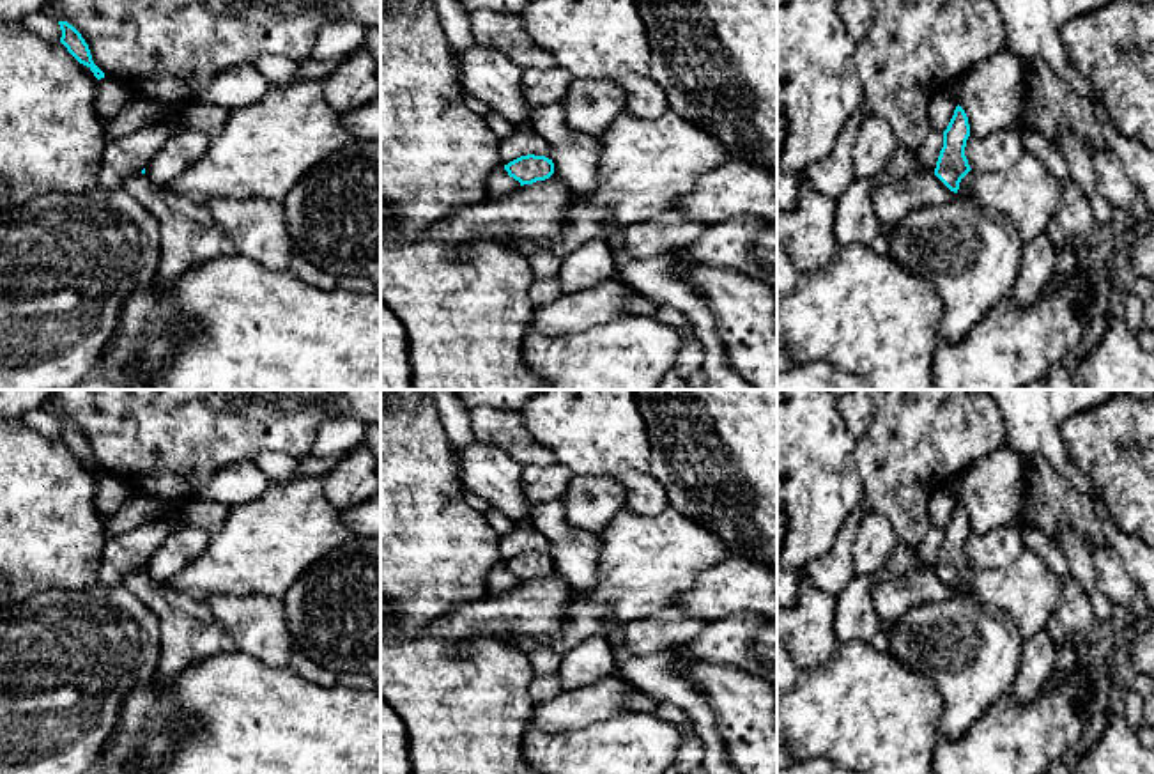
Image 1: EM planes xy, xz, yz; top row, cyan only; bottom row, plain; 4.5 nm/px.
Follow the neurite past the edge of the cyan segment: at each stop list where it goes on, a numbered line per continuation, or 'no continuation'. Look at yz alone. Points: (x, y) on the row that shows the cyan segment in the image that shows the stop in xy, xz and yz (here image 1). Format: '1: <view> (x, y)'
no continuation

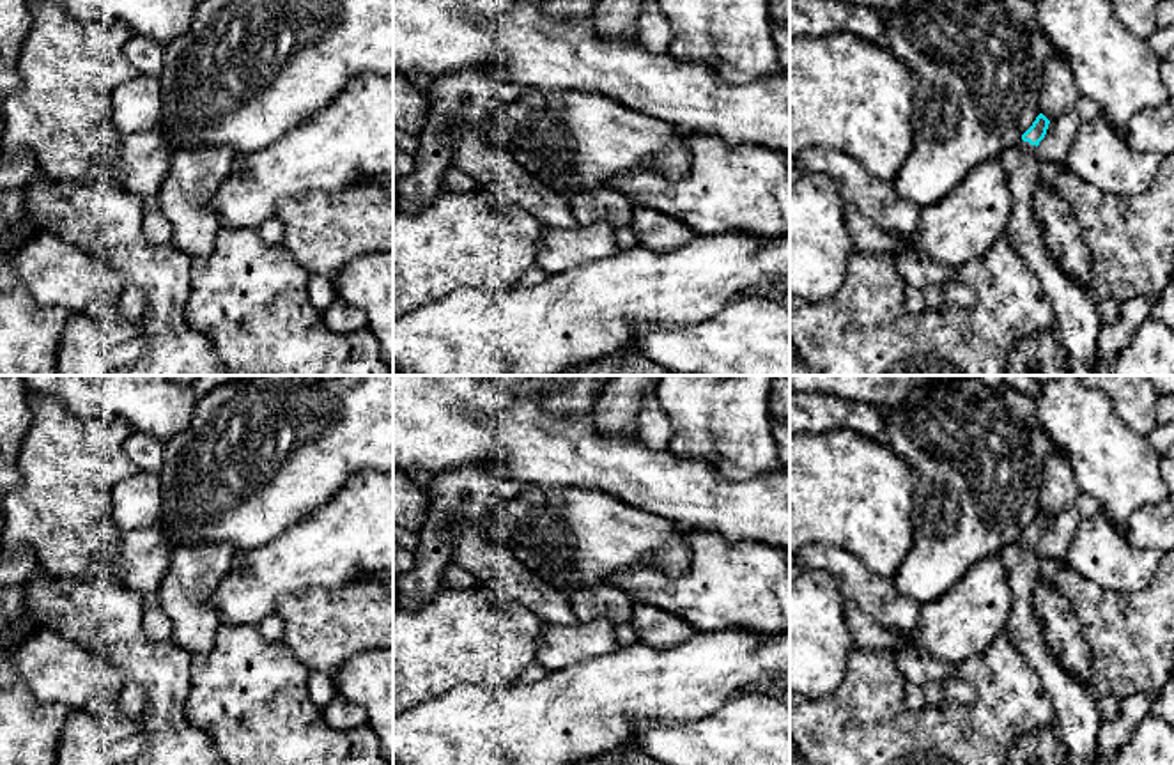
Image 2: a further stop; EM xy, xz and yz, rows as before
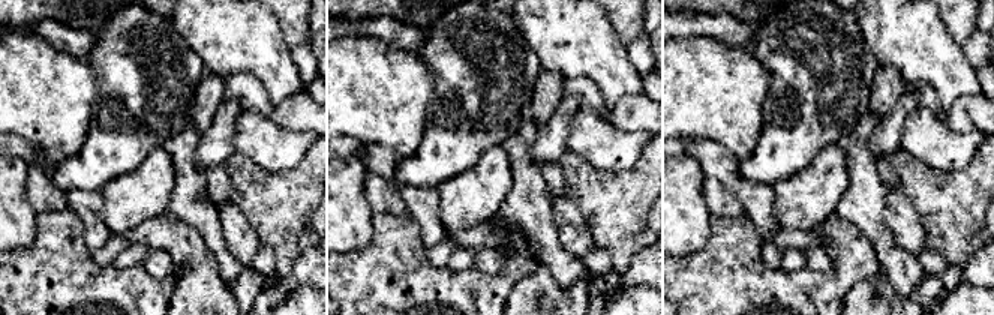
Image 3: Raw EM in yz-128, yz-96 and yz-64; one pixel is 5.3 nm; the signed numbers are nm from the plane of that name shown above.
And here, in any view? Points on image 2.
1: yz (1077, 323)

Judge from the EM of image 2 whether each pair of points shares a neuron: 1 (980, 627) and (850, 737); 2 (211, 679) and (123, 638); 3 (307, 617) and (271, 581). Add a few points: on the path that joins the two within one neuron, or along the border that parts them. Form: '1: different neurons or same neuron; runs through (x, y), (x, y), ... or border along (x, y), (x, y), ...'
1: different neurons; border along (988, 643), (983, 650), (951, 664)
2: different neurons; border along (192, 656), (192, 687), (183, 710)
3: different neurons; border along (324, 588), (285, 594), (277, 602), (273, 613)

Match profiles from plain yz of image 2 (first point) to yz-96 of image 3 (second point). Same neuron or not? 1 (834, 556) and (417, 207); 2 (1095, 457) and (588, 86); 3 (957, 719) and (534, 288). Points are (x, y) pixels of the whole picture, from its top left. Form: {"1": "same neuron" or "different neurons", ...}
{"1": "same neuron", "2": "different neurons", "3": "different neurons"}

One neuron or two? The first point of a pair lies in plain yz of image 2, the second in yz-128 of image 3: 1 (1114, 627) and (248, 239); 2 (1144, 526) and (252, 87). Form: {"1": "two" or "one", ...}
{"1": "two", "2": "one"}

